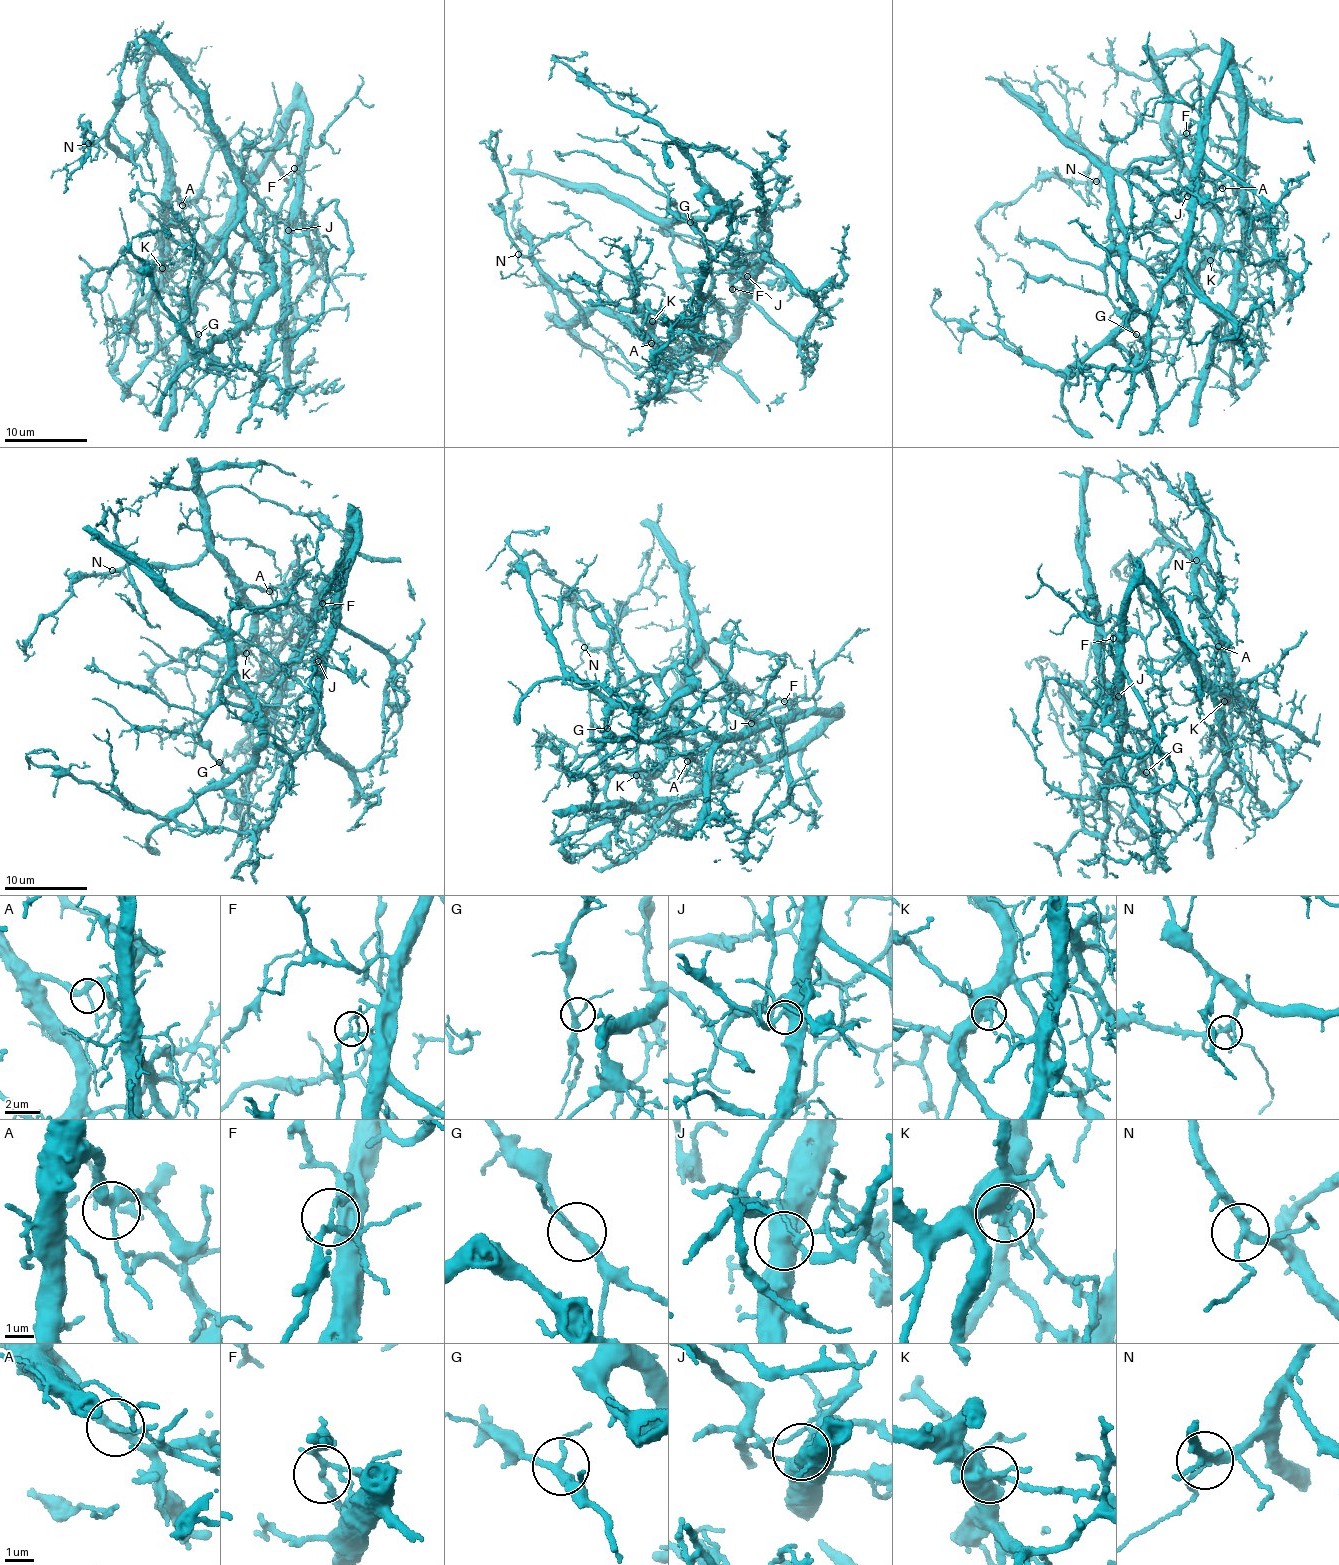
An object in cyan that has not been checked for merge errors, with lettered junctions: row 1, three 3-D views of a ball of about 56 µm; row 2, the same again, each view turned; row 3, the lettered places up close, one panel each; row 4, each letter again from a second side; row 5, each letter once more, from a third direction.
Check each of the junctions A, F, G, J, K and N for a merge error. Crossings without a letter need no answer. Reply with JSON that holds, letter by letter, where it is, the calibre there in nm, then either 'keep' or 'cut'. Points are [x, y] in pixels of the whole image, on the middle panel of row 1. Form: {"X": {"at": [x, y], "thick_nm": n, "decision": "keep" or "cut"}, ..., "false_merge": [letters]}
{"A": {"at": [651, 343], "thick_nm": 240, "decision": "keep"}, "F": {"at": [732, 289], "thick_nm": 140, "decision": "cut"}, "G": {"at": [690, 222], "thick_nm": 220, "decision": "keep"}, "J": {"at": [747, 276], "thick_nm": 480, "decision": "keep"}, "K": {"at": [652, 321], "thick_nm": 400, "decision": "cut"}, "N": {"at": [518, 254], "thick_nm": 240, "decision": "keep"}, "false_merge": ["F", "K"]}

